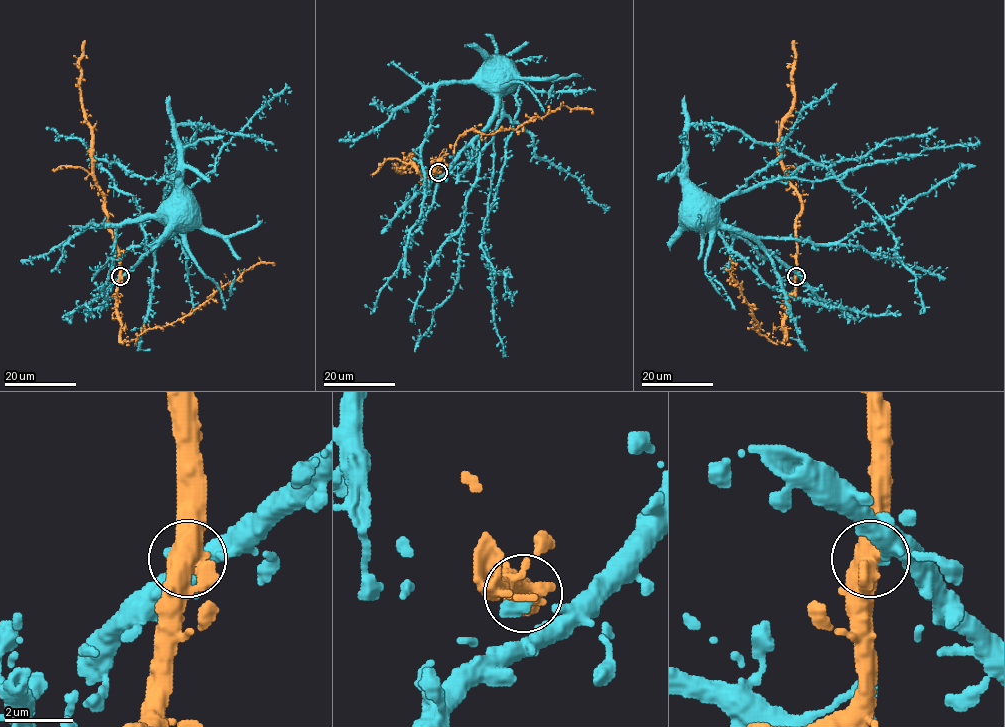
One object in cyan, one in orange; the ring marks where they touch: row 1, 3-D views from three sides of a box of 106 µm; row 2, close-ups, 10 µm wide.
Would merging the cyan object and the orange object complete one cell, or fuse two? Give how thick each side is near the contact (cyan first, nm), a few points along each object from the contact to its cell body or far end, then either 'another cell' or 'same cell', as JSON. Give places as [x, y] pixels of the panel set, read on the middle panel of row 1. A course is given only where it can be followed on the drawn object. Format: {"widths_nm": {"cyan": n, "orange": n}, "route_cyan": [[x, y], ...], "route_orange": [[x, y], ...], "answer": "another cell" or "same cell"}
{"widths_nm": {"cyan": 420, "orange": 550}, "route_cyan": [[438, 172], [441, 175], [487, 124], [494, 106], [514, 81], [514, 74], [510, 70]], "route_orange": [[438, 172], [435, 164], [446, 149], [470, 130], [489, 134], [516, 129], [562, 106], [589, 108], [593, 114]], "answer": "another cell"}

